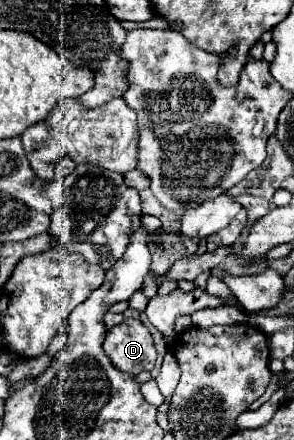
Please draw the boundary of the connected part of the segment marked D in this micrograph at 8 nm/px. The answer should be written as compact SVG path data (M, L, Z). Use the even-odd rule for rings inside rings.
M124 319L120 325L112 327L106 335L104 351L114 367L134 375L150 371L156 361L152 333L140 319Z

